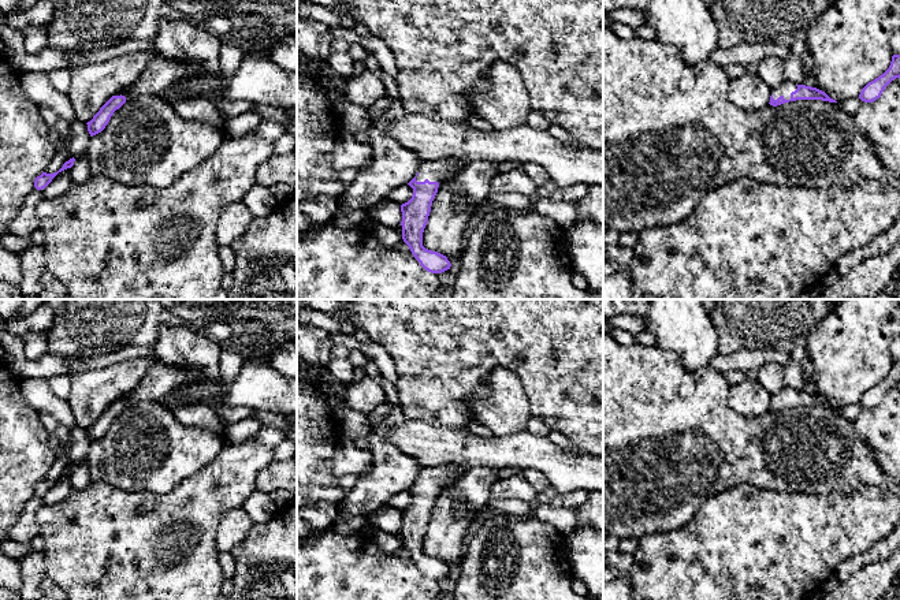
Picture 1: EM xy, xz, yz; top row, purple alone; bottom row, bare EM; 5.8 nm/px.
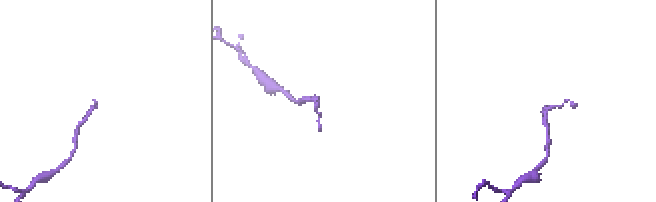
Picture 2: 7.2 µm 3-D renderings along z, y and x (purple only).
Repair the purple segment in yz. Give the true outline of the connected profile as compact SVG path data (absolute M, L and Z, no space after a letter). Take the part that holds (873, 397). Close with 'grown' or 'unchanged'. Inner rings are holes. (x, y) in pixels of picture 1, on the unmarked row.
M893 361L889 374L869 388L860 398L859 405L864 409L873 409L881 403L885 394L896 384L900 384L900 361Z; unchanged

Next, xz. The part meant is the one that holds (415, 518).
M460 465L423 467L420 477L408 489L413 495L413 502L401 511L402 545L420 571L431 579L442 579L451 573L446 562L423 552L423 538L428 529L431 511L439 489L451 477L462 477L466 472L468 467Z; grown

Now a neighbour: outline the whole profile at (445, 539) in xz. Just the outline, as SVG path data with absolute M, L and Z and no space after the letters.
M484 466L471 467L460 481L450 487L445 493L438 496L431 511L428 529L423 538L423 552L428 556L446 562L450 570L454 566L458 566L464 556L465 537L471 523L466 518L457 517L454 510L460 503L468 510L480 511L486 508L491 497L491 487L498 480L501 480L501 477L497 469Z

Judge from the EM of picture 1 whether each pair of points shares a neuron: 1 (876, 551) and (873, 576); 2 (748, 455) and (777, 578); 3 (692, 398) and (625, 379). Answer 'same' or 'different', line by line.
1: different
2: different
3: same

